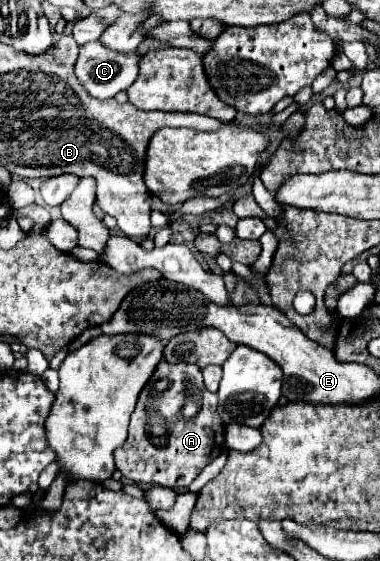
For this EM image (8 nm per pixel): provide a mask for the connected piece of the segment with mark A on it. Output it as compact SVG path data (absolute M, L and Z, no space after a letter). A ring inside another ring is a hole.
M162 361L154 379L140 391L134 413L130 415L128 439L114 451L116 469L122 477L144 483L162 485L170 489L186 489L198 473L214 461L224 449L224 423L216 411L218 397L204 387L204 411L196 411L192 419L184 419L182 407L190 391L202 391L202 369L188 363ZM152 429L164 429L162 435L154 435Z

